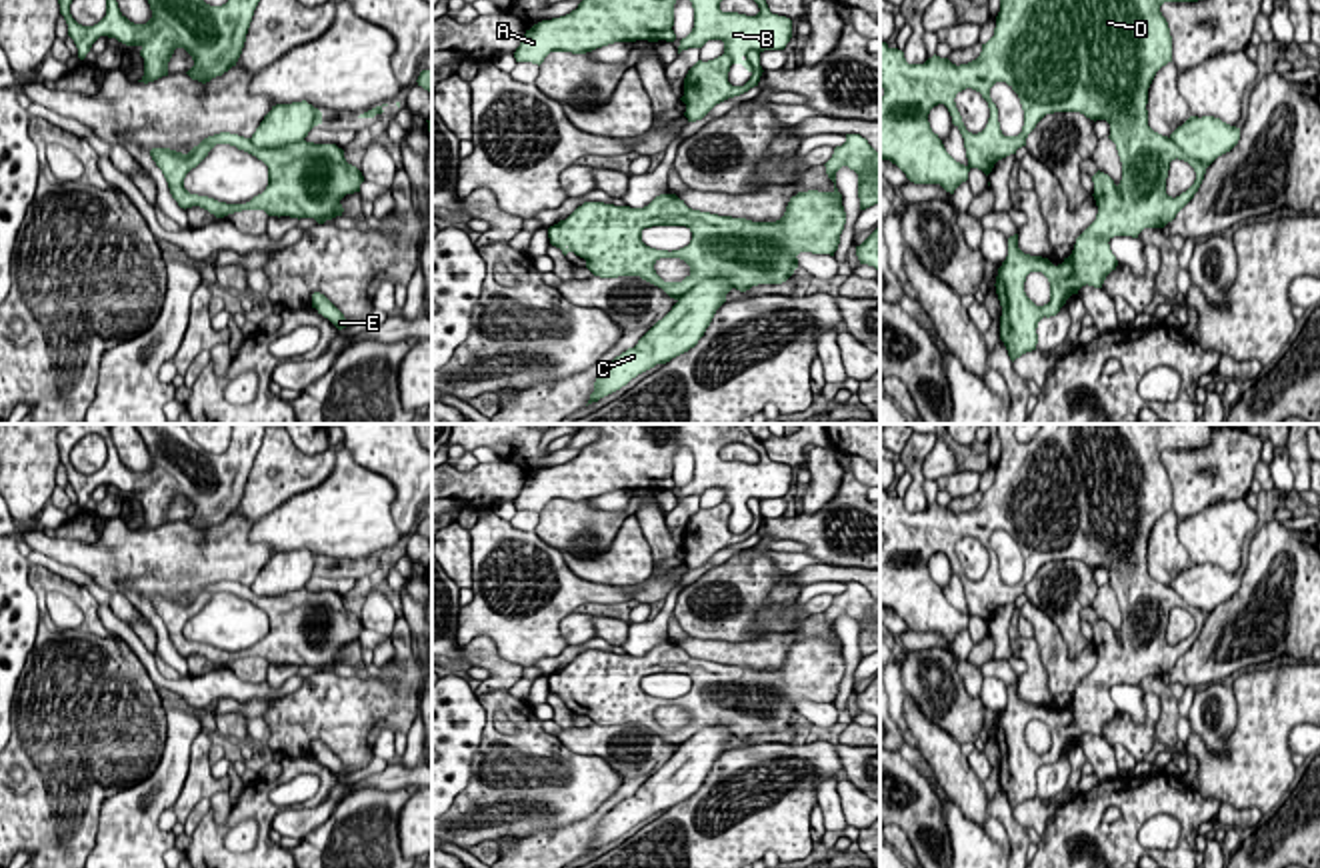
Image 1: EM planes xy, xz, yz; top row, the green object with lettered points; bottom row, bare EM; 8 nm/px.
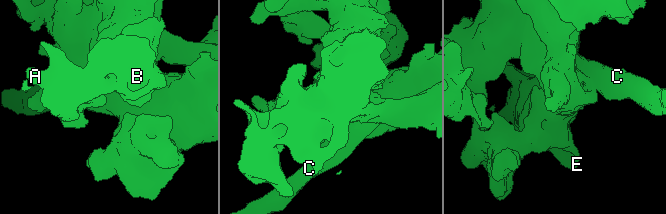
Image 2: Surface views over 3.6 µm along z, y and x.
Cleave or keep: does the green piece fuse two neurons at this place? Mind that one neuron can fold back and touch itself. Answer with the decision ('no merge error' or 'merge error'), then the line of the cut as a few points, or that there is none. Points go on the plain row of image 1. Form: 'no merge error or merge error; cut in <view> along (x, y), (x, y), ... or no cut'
no merge error; no cut

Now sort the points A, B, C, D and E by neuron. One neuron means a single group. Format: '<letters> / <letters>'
A B C D E

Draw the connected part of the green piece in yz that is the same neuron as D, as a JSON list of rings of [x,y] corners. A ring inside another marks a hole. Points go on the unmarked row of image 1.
[[[998,424],[1000,438],[1000,460],[996,464],[994,484],[982,492],[982,500],[968,512],[952,512],[948,506],[932,504],[924,512],[908,512],[904,500],[890,496],[880,488],[880,534],[884,544],[880,546],[880,608],[896,612],[910,630],[914,632],[940,632],[946,640],[954,638],[968,628],[972,616],[982,618],[986,624],[994,612],[1018,596],[1026,594],[1028,582],[1036,572],[1054,560],[1080,560],[1090,568],[1106,568],[1110,572],[1110,588],[1116,592],[1122,610],[1122,628],[1116,634],[1114,628],[1096,620],[1094,648],[1098,654],[1096,668],[1076,686],[1074,698],[1062,712],[1054,714],[1048,706],[1024,702],[1018,696],[1018,682],[1008,686],[1008,704],[998,716],[996,742],[1002,754],[1000,764],[1000,788],[1004,790],[1010,808],[1014,810],[1026,800],[1036,798],[1038,792],[1038,770],[1046,764],[1056,764],[1072,742],[1078,742],[1082,734],[1102,736],[1106,724],[1116,718],[1118,708],[1110,698],[1114,684],[1132,684],[1144,676],[1164,676],[1176,666],[1176,662],[1194,646],[1198,640],[1206,616],[1222,602],[1230,600],[1240,588],[1240,576],[1230,574],[1214,564],[1190,564],[1170,584],[1162,584],[1148,574],[1148,536],[1156,520],[1172,510],[1172,484],[1166,466],[1160,460],[1164,450],[1198,450],[1210,444],[1212,424],[1040,424],[1034,440],[1022,444],[1012,434],[1012,424]],[[996,530],[1006,530],[1020,546],[1024,558],[1024,574],[1018,584],[1004,584],[998,570],[998,556],[990,546],[990,536]],[[972,536],[982,542],[988,550],[990,566],[982,580],[972,582],[966,578],[962,564],[956,556],[956,542]],[[944,552],[952,564],[952,572],[964,586],[968,612],[956,610],[944,596],[938,582],[932,580],[928,562],[934,554]],[[1172,608],[1188,610],[1194,620],[1194,632],[1172,646],[1166,642],[1166,626]],[[1030,720],[1042,720],[1050,730],[1050,750],[1036,754],[1024,740],[1024,730]]]

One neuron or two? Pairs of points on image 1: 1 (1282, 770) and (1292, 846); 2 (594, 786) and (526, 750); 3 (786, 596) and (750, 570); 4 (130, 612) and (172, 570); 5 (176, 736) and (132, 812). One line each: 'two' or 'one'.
1: two
2: one
3: two
4: two
5: one

